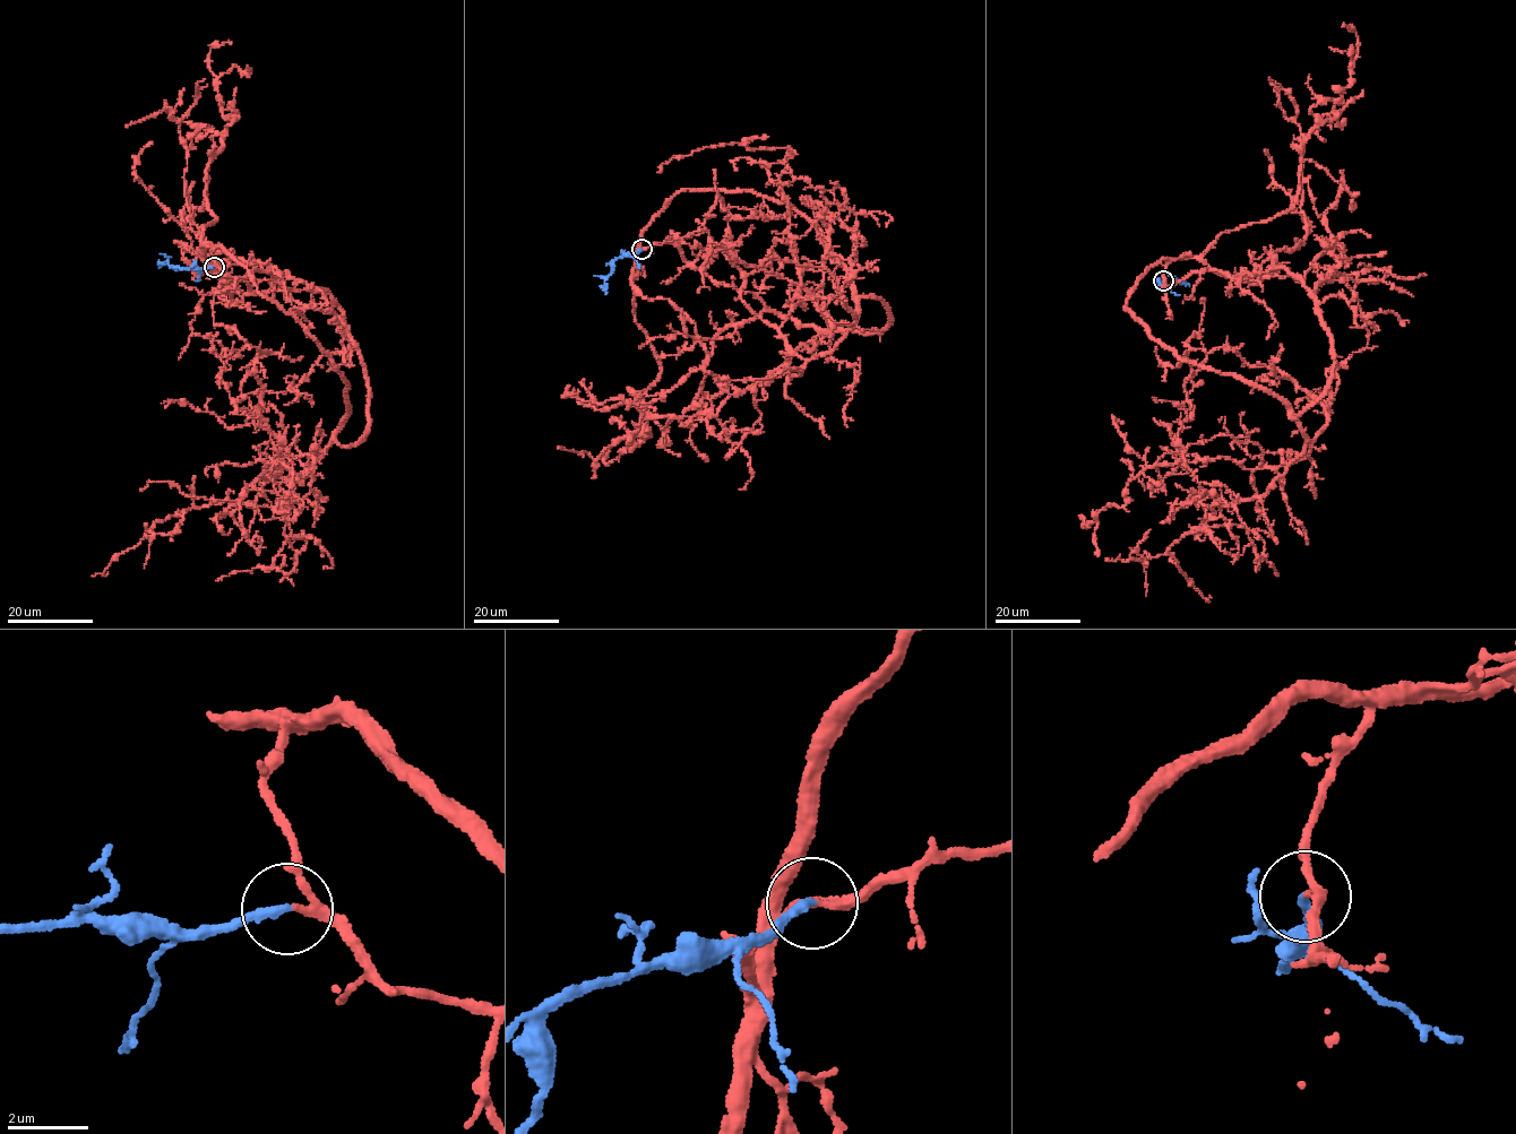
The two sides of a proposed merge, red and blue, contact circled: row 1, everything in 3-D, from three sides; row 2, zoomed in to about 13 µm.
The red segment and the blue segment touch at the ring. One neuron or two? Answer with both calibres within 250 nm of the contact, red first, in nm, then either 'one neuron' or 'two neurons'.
200/220 nm | one neuron

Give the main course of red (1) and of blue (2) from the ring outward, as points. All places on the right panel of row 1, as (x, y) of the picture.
1: (1163, 279), (1170, 260), (1125, 306), (1187, 361), (1277, 396), (1311, 446), (1278, 466), (1147, 467), (1087, 528)
2: (1163, 279), (1162, 287), (1177, 282), (1188, 285)

